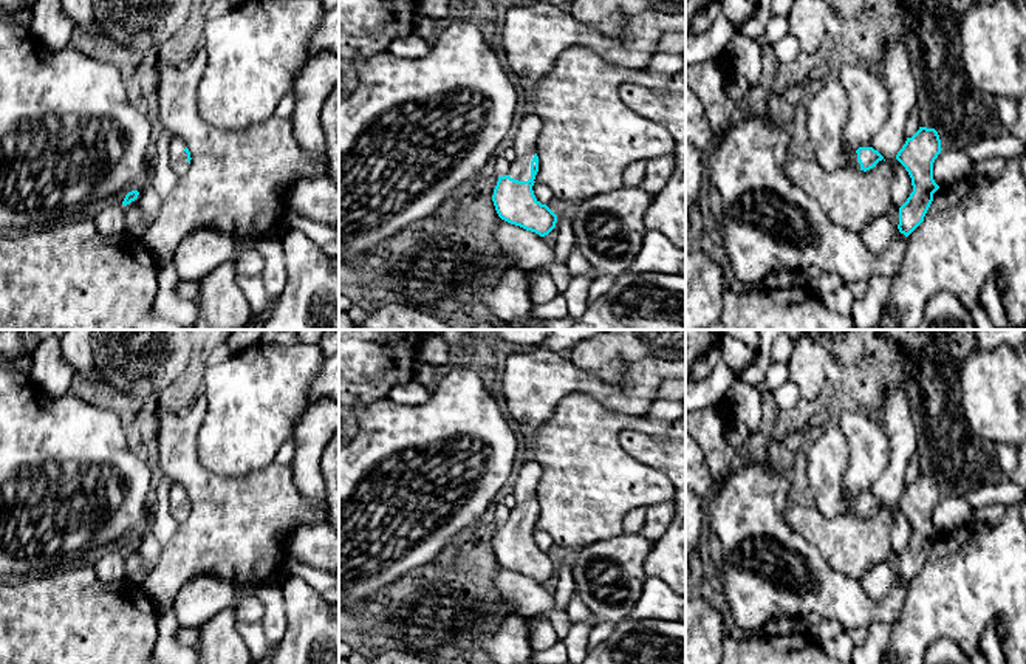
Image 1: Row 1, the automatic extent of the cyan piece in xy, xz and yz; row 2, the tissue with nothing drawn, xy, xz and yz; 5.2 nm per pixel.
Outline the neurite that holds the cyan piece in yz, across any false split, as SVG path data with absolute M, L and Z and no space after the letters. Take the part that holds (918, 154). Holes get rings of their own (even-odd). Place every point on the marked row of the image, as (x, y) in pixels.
M919 127L907 138L896 159L911 178L913 192L899 207L901 234L908 237L922 221L939 186L933 180L933 163L941 153L941 139L935 128Z

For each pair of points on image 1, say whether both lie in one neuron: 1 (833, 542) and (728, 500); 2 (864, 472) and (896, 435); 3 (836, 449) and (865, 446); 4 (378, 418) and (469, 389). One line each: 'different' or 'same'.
1: different
2: different
3: different
4: same

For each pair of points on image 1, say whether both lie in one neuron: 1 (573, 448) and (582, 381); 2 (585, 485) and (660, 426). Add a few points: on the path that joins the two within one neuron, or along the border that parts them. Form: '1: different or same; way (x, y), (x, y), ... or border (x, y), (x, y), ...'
1: different; border (613, 410), (591, 397), (568, 393), (553, 417)
2: same; way (585, 460), (621, 423), (635, 423)

